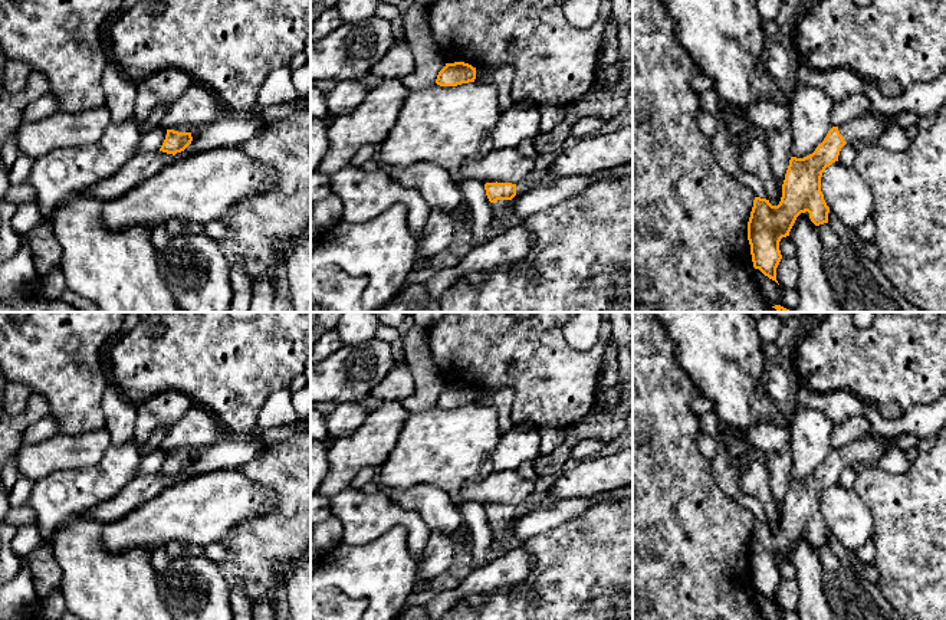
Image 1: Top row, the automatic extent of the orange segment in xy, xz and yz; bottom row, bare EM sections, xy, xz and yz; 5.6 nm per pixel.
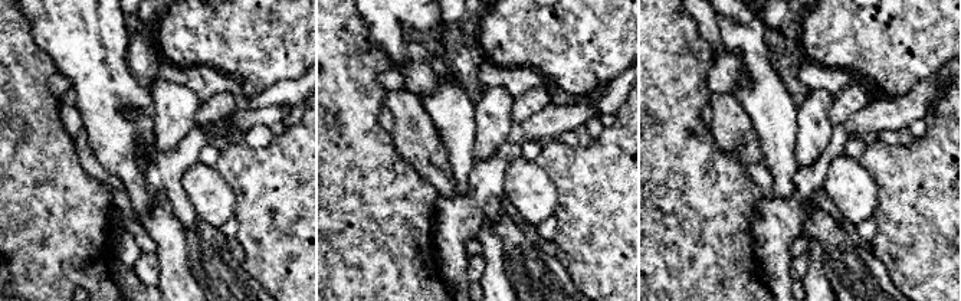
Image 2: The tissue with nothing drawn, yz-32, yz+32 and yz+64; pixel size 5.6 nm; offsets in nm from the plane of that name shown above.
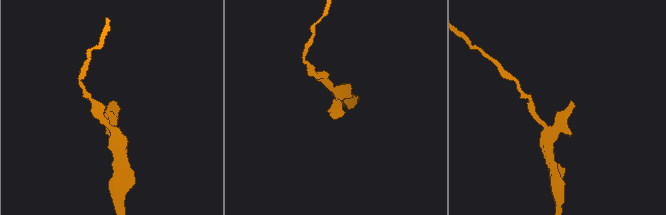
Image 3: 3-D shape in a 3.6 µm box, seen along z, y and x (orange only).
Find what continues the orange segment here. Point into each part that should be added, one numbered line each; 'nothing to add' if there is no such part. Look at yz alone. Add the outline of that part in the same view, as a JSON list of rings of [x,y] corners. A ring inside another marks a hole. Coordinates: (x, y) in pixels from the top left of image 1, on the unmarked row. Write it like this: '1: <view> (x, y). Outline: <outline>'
1: yz (867, 450). Outline: [[[870,433],[857,442],[838,449],[838,453],[847,466],[861,468],[877,465],[878,459],[891,449],[890,442],[893,439],[894,436]]]

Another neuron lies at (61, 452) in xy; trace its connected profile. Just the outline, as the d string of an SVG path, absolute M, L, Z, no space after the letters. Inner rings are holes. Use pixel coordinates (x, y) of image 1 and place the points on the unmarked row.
M104 427L83 436L59 433L36 445L22 445L14 457L19 473L36 482L53 472L95 466L109 446L111 436Z

